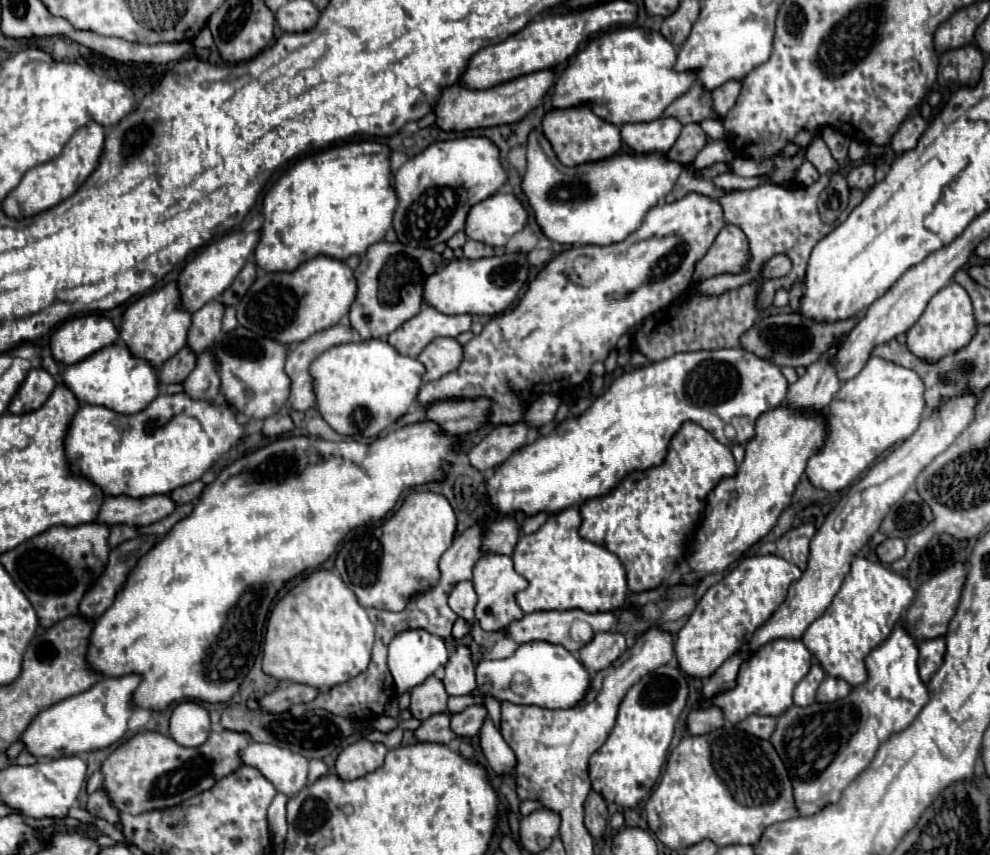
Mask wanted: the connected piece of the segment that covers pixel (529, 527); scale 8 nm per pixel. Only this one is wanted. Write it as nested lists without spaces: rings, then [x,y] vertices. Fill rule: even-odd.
[[[540,513],[537,514],[538,516],[532,516],[532,517],[527,517],[524,521],[524,524],[522,526],[522,532],[526,535],[532,534],[540,528],[544,522],[547,520],[547,514]]]

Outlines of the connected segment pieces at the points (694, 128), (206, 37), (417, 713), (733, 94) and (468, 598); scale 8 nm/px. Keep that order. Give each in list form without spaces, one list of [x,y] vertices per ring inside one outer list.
[[[686,124],[676,140],[676,144],[666,152],[668,160],[680,164],[692,164],[696,154],[706,146],[706,134],[698,124]]]
[[[207,26],[206,28],[203,28],[198,36],[194,39],[194,46],[199,49],[205,49],[205,48],[211,48],[211,46],[214,44],[214,39],[211,34],[211,31]]]
[[[430,676],[422,684],[412,688],[410,698],[412,698],[410,714],[416,720],[426,720],[426,718],[430,718],[434,714],[448,712],[448,708],[446,708],[448,694],[444,690],[442,680],[436,678],[436,676]]]
[[[728,82],[712,90],[712,110],[722,118],[734,106],[738,94],[740,94],[740,82]]]
[[[460,582],[456,588],[450,592],[448,606],[466,620],[466,624],[472,628],[476,624],[474,618],[474,606],[476,606],[476,592],[472,588],[472,582]]]

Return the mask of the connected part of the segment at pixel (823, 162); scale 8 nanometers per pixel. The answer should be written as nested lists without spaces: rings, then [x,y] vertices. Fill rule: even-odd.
[[[816,136],[814,142],[808,146],[806,158],[814,164],[814,168],[816,168],[820,174],[830,174],[830,172],[836,172],[836,170],[840,168],[840,164],[832,158],[828,146],[824,144],[824,140],[822,140],[820,136]]]

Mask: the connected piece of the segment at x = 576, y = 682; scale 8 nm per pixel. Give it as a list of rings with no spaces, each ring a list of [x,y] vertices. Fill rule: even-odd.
[[[528,642],[518,646],[518,650],[510,658],[480,660],[476,666],[476,682],[478,690],[484,696],[492,696],[500,702],[508,700],[512,704],[560,710],[576,706],[586,696],[590,688],[590,672],[566,648],[560,648],[556,644]]]

